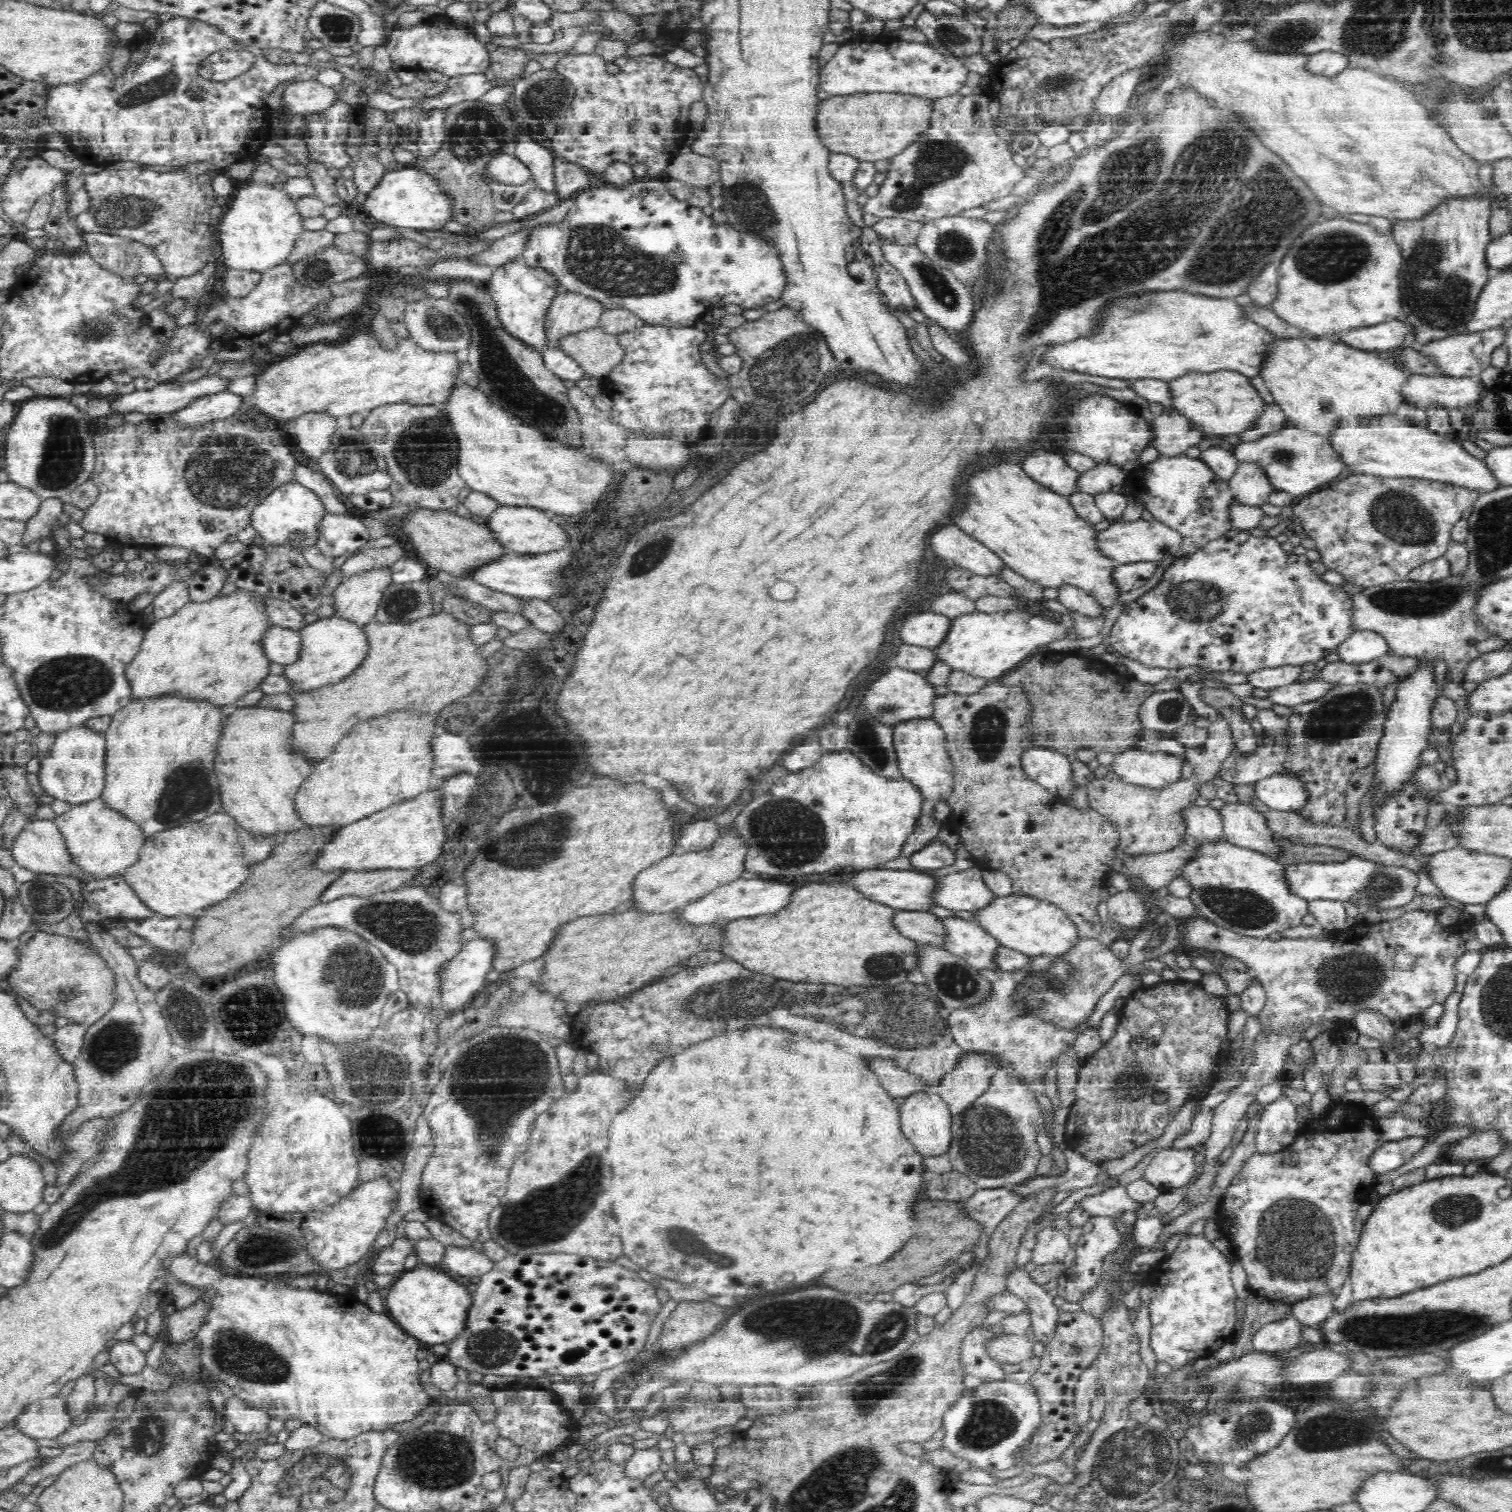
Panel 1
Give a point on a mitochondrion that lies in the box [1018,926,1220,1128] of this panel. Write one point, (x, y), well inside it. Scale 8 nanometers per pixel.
(1129, 1082)

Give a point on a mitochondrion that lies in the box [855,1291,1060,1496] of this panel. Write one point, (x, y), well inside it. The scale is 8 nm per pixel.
(988, 1423)

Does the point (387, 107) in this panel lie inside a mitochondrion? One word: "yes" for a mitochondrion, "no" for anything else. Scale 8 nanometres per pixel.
no

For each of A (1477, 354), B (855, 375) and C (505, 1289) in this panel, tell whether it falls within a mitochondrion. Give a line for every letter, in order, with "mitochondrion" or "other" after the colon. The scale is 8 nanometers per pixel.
A: other
B: other
C: other

